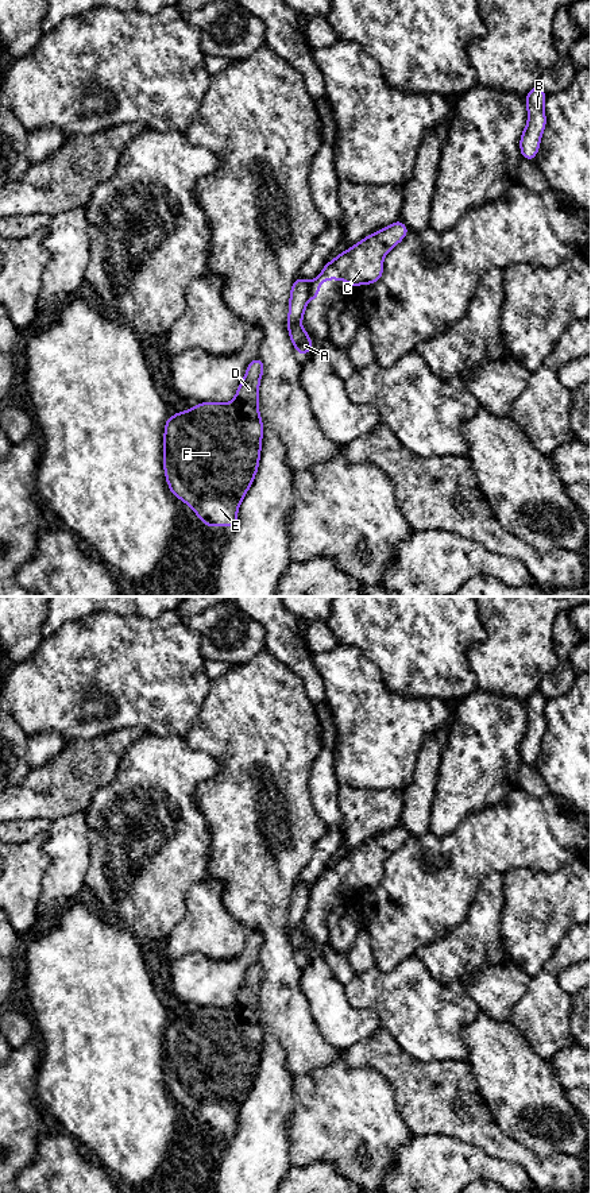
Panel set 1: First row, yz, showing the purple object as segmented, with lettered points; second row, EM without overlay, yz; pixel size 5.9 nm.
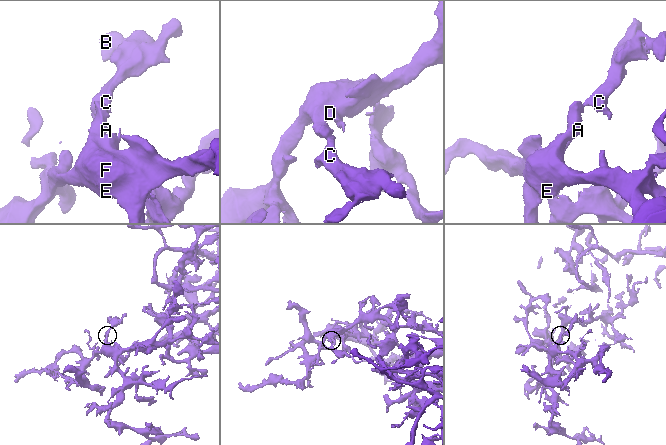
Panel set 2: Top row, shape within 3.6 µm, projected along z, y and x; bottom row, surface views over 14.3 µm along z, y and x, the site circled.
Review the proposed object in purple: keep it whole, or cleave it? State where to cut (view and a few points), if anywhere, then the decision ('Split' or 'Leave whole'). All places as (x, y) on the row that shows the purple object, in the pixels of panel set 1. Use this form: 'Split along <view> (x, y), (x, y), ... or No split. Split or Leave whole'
No split. Leave whole

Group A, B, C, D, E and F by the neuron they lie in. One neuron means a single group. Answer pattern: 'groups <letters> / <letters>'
groups A B C D E F

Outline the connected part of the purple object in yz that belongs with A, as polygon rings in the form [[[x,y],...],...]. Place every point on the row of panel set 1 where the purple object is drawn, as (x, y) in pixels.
[[[398,219],[395,223],[366,236],[347,251],[329,260],[321,273],[309,282],[296,278],[289,298],[287,331],[296,351],[304,356],[313,350],[309,333],[301,327],[309,300],[318,298],[322,281],[345,281],[349,287],[371,285],[383,275],[383,259],[399,244],[409,228]]]

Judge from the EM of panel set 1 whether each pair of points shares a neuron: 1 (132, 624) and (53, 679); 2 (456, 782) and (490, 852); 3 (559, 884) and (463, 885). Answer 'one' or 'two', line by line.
1: one
2: two
3: two

